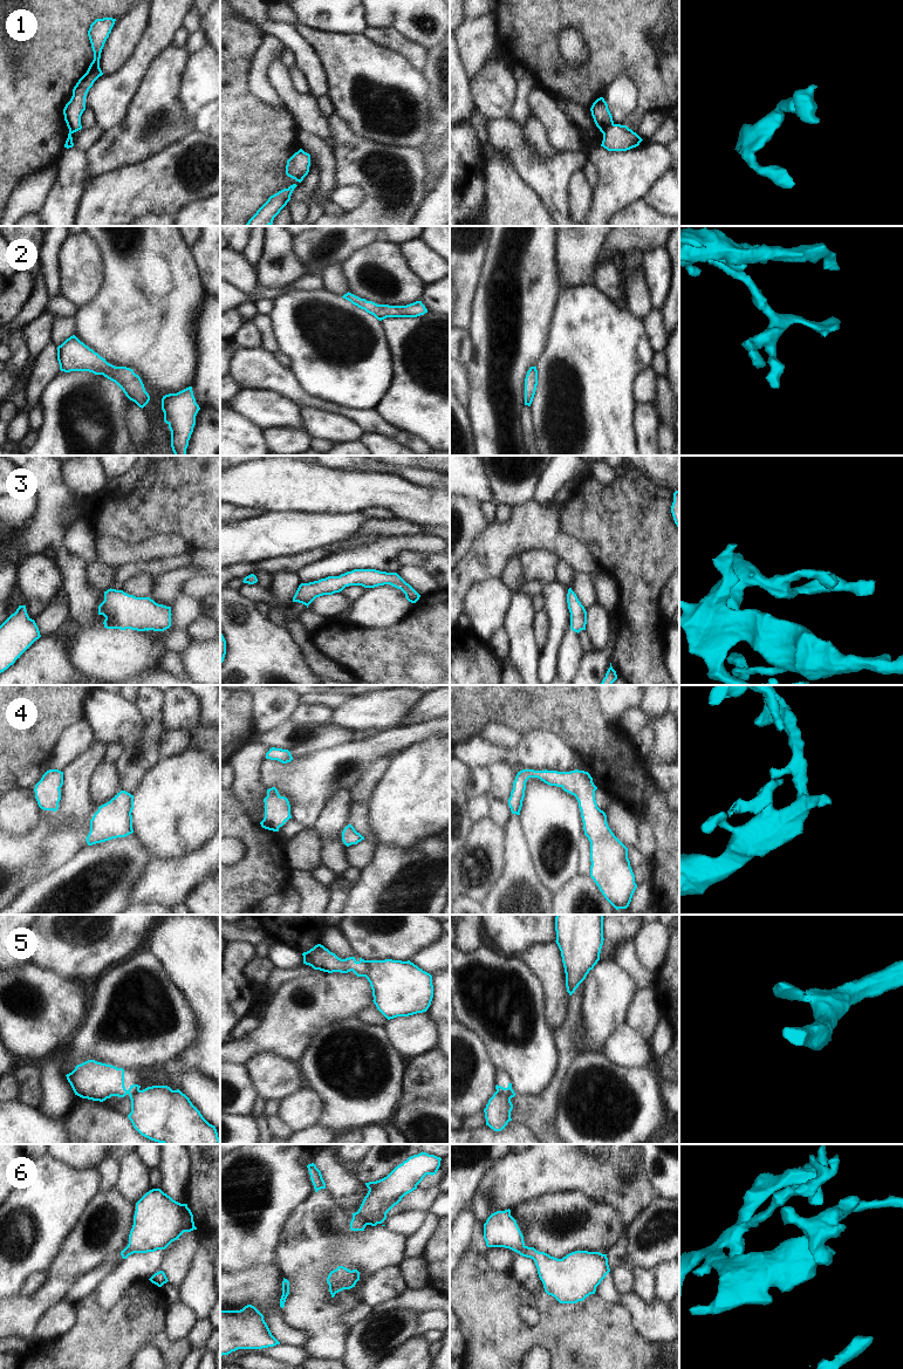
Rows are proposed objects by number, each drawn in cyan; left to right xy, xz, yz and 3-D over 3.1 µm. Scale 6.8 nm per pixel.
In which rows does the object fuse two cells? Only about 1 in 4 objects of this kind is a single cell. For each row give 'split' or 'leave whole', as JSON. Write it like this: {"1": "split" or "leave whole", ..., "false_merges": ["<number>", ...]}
{"1": "split", "2": "leave whole", "3": "leave whole", "4": "leave whole", "5": "split", "6": "split", "false_merges": ["1", "5", "6"]}

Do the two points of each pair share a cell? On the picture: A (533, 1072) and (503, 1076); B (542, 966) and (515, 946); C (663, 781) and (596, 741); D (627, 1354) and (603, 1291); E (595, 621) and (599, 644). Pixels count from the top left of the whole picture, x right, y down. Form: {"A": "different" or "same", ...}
{"A": "different", "B": "different", "C": "different", "D": "different", "E": "same"}

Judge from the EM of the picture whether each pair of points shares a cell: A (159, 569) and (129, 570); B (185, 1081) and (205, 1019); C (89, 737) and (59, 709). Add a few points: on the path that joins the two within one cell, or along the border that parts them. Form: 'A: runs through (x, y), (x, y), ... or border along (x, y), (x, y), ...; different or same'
A: runs through (152, 568), (136, 568); same
B: border along (175, 1077), (184, 1069), (198, 1069), (207, 1077); different
C: border along (86, 719), (72, 726), (56, 744); different

